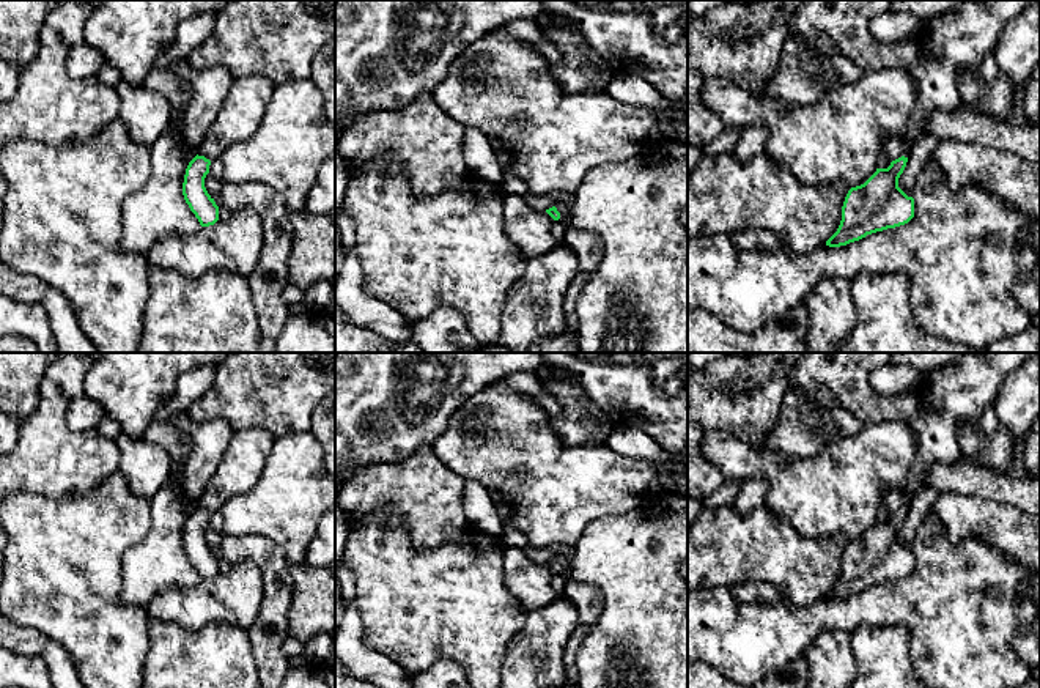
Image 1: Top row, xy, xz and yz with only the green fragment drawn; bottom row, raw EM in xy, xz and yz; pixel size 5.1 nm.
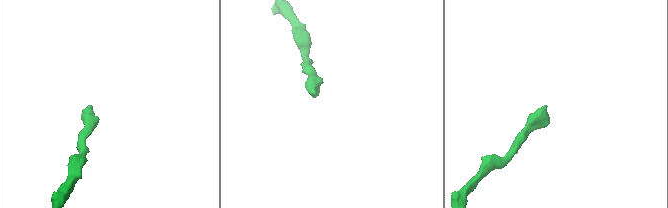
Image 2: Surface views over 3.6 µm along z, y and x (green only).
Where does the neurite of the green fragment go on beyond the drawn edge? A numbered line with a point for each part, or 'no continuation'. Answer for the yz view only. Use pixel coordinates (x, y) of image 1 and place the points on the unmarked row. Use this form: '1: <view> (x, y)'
1: yz (894, 499)

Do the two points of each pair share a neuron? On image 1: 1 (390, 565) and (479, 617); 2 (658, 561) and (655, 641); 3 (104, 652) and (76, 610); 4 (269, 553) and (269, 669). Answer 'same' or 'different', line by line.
1: same
2: same
3: same
4: same

